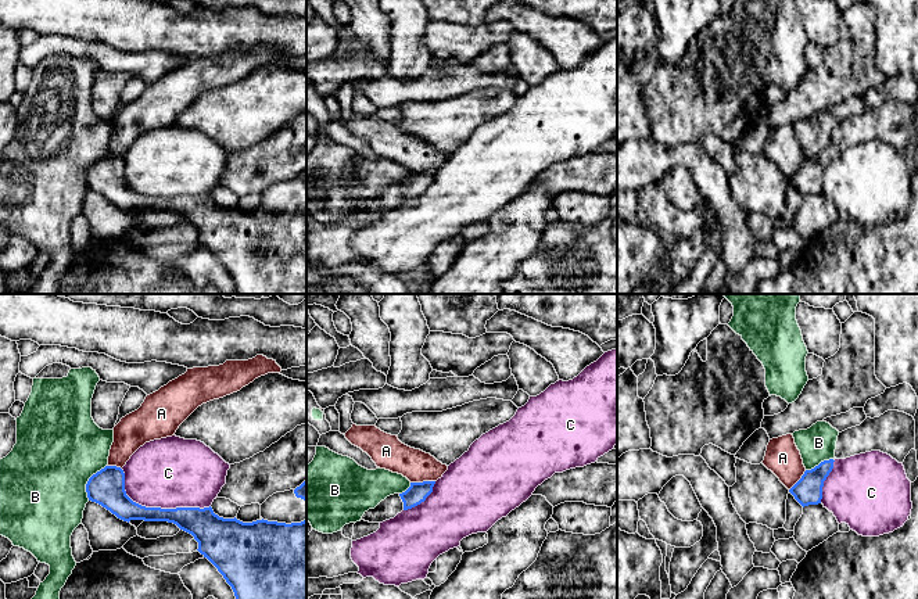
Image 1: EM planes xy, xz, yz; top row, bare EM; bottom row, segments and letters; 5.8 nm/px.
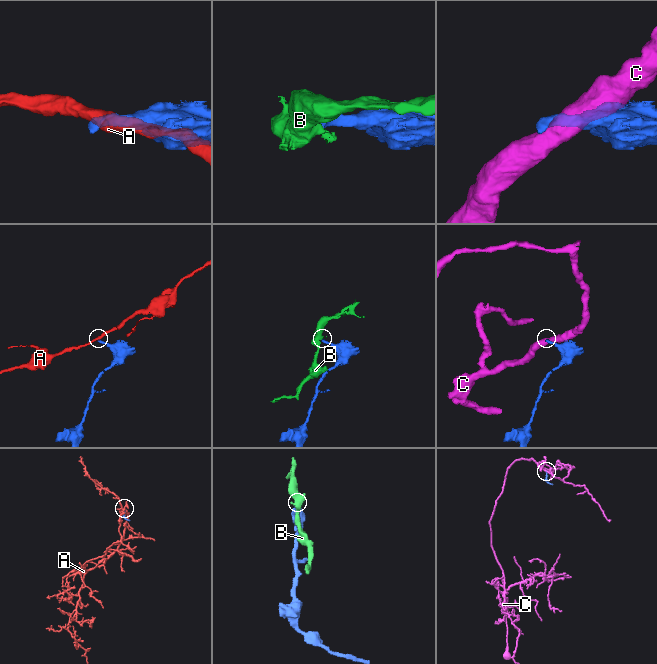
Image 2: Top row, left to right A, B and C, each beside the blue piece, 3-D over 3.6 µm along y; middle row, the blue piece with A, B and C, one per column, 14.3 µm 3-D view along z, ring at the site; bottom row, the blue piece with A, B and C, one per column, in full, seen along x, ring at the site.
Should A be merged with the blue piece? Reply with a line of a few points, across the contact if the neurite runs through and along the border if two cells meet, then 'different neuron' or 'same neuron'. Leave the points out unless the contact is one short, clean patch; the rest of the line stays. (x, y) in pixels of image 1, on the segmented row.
line xz (434, 480), (411, 483); different neuron

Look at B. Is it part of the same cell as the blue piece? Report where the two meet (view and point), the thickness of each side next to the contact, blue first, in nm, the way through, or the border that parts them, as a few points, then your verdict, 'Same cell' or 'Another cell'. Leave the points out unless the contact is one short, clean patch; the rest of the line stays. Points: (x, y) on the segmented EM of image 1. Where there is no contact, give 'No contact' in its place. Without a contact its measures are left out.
Touches blue at xy (89, 480). Thickness 200 nm (blue) against 480 nm. Boundary: xy (107, 465), (89, 479), (86, 484), (88, 499). Another cell

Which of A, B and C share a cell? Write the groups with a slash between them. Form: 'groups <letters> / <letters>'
groups A / B / C

